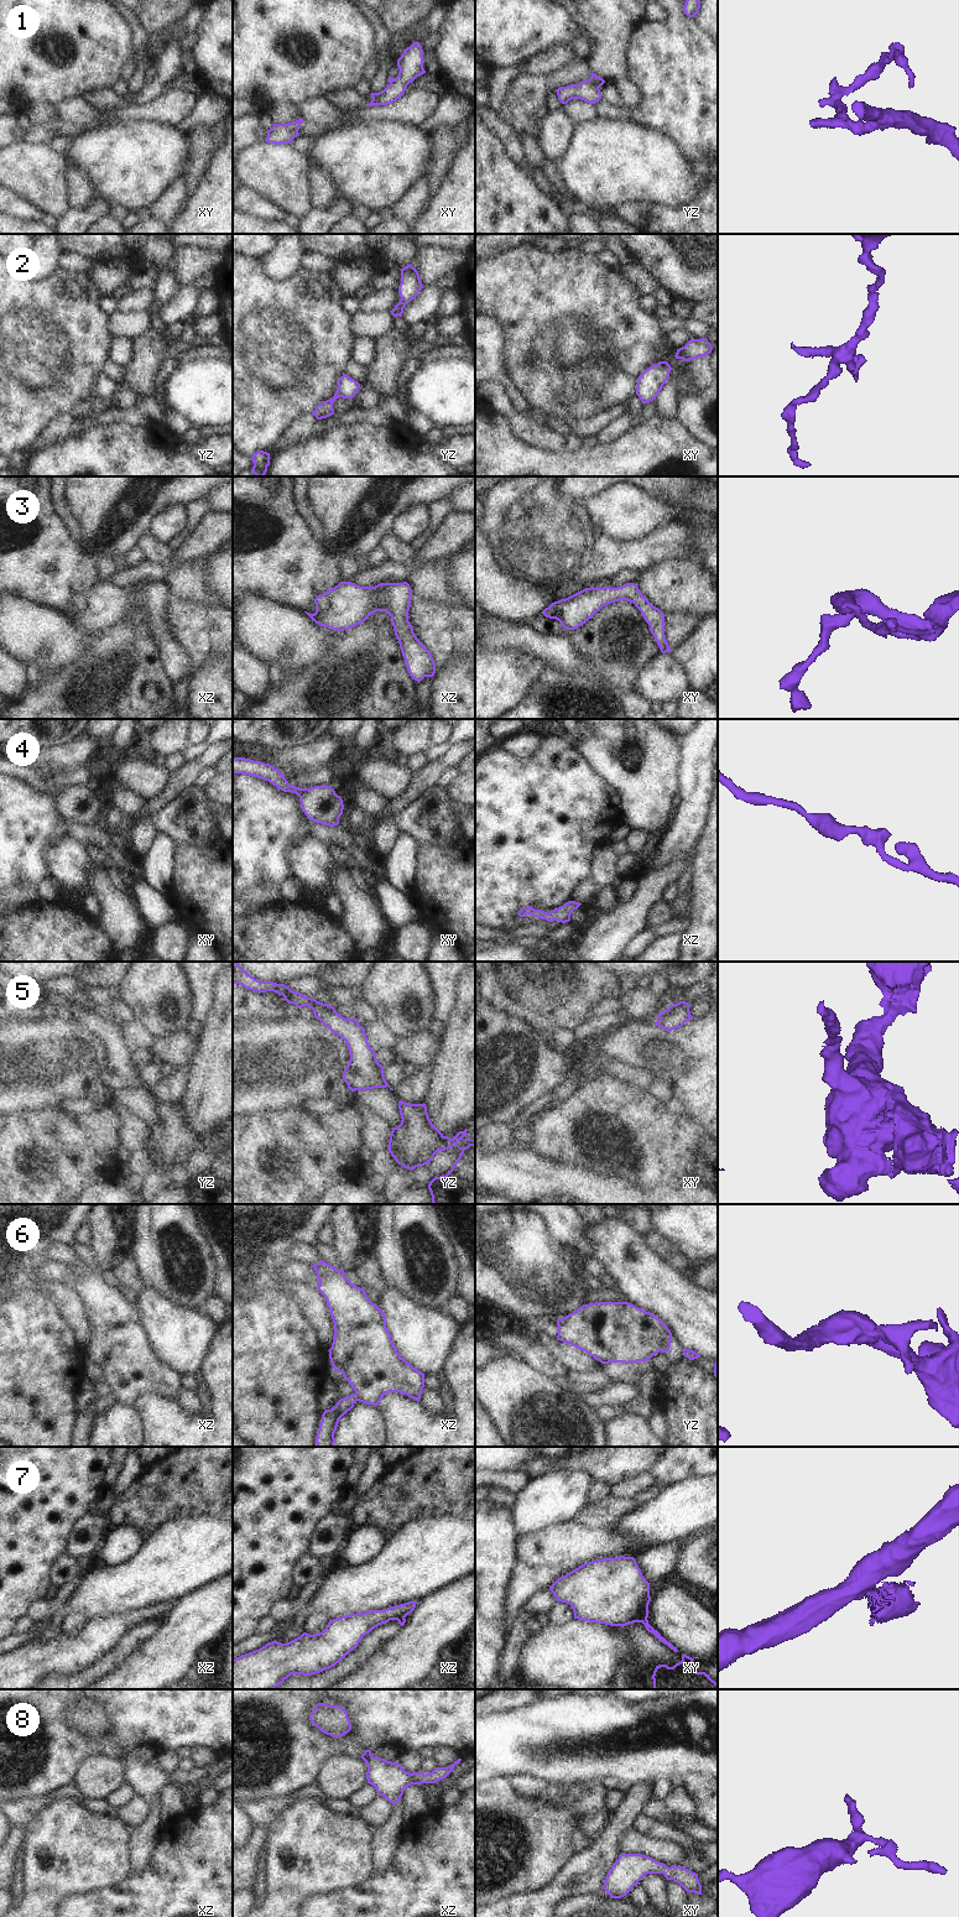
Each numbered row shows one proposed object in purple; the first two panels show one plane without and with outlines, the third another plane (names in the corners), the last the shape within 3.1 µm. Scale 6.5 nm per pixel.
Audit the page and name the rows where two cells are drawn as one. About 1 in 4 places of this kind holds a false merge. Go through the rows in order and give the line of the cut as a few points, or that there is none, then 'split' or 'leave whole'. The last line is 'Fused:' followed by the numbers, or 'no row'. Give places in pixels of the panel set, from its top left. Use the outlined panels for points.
1: cut in yz along (585, 79), (598, 88); split
2: no cut; leave whole
3: no cut; leave whole
4: no cut; leave whole
5: no cut; leave whole
6: cut in yz along (670, 1332), (665, 1335), (661, 1350); split
7: cut in xy along (646, 1618), (642, 1623); split
8: no cut; leave whole
Fused: 1, 6, 7

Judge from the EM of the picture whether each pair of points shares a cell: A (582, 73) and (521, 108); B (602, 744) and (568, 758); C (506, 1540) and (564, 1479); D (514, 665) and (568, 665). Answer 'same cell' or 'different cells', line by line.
A: same cell
B: different cells
C: different cells
D: different cells

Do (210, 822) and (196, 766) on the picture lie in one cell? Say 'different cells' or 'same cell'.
different cells

